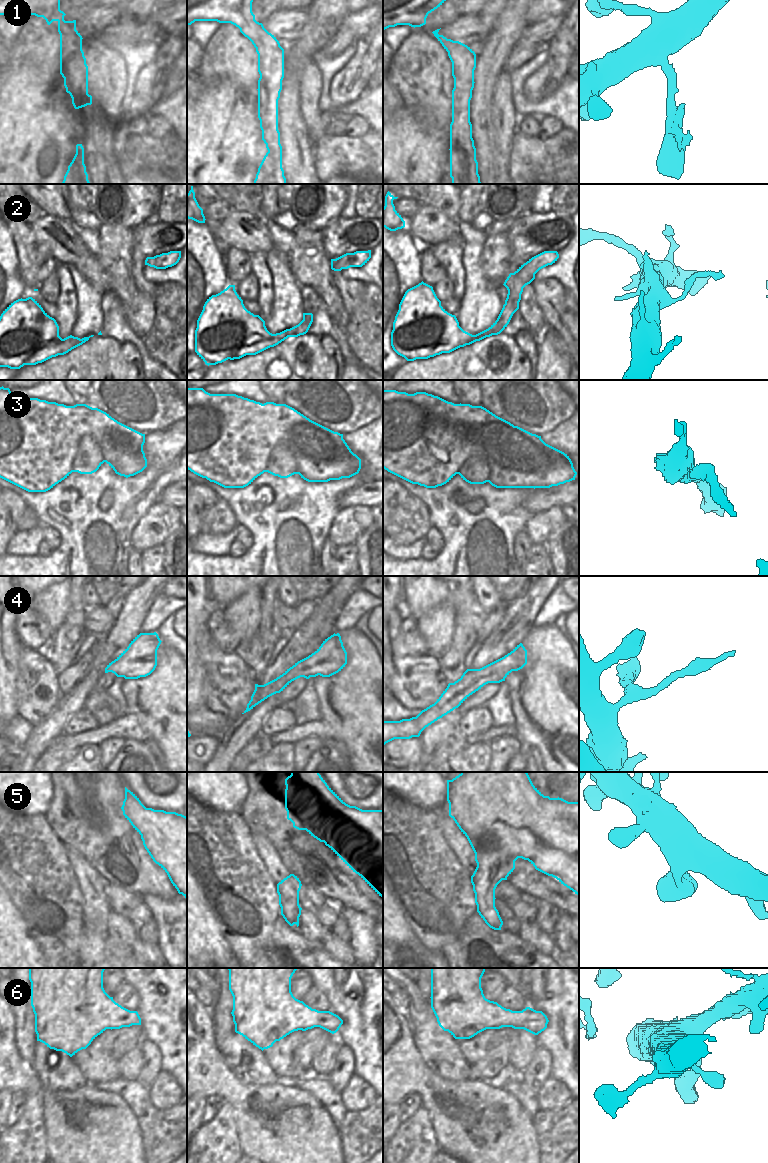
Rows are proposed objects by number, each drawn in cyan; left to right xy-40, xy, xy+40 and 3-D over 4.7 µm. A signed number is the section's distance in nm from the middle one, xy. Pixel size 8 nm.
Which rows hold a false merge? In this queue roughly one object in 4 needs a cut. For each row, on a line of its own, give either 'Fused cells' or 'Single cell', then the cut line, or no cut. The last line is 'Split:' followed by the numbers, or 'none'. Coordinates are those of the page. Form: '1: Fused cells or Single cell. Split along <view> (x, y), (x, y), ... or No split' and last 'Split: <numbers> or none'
1: Fused cells. Split along xy (255, 20), (245, 24), (240, 29)
2: Single cell. No split
3: Fused cells. Split along xy-40 (95, 439), (85, 443), (77, 451), (72, 471)
4: Fused cells. Split along xy+40 (434, 703), (443, 715)
5: Single cell. No split
6: Single cell. No split
Split: 1, 3, 4

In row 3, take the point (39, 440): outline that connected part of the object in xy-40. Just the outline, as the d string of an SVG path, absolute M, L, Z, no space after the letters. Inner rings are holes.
M0 387L0 478L28 492L46 492L73 472L77 451L92 440L99 443L105 462L120 476L128 478L147 467L143 451L145 434L118 422L106 412L86 404L66 406L38 398L20 398L9 388Z

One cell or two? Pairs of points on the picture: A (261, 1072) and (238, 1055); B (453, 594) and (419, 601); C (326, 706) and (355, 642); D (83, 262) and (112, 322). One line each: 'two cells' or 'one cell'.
A: one cell
B: one cell
C: one cell
D: two cells

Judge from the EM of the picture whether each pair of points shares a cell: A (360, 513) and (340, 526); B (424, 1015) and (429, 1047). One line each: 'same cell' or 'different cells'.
A: same cell
B: same cell

